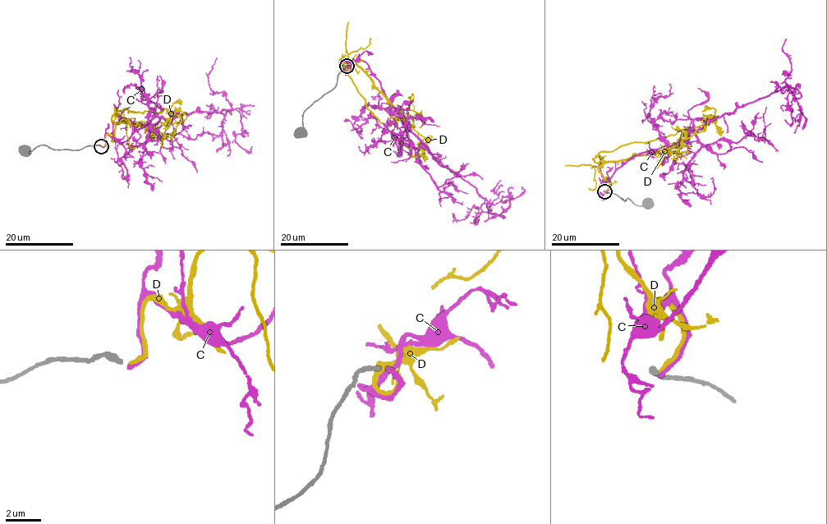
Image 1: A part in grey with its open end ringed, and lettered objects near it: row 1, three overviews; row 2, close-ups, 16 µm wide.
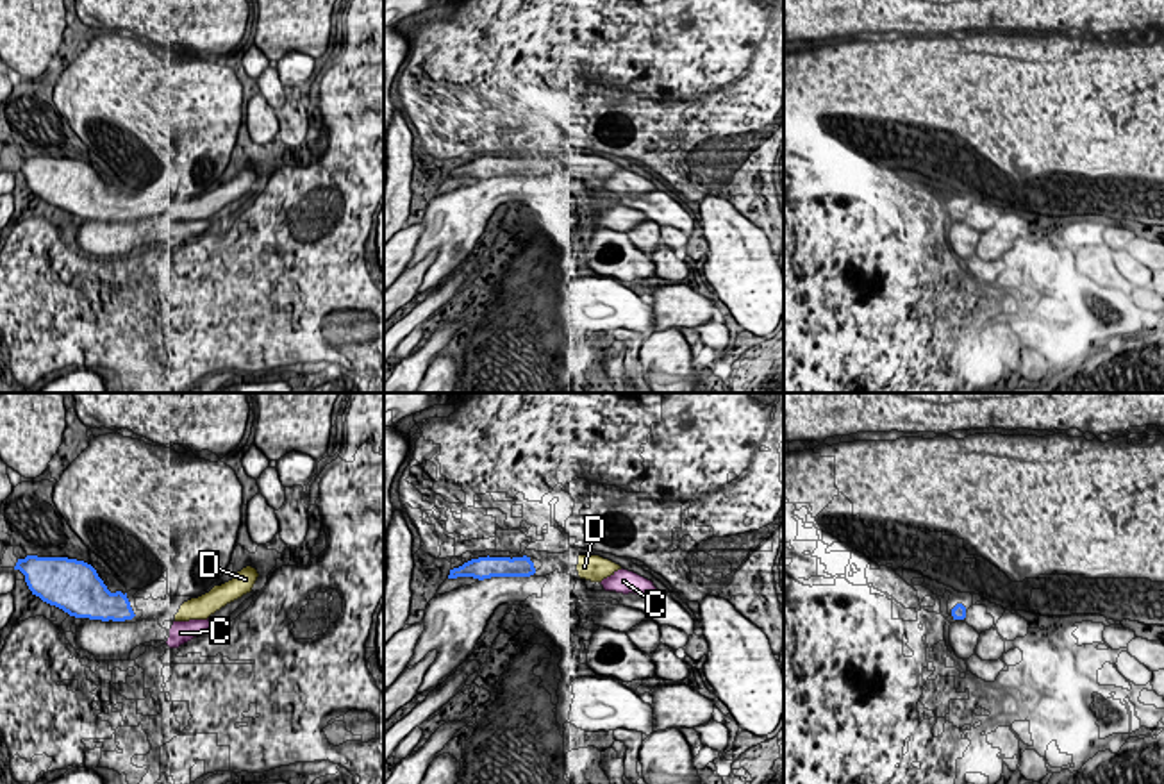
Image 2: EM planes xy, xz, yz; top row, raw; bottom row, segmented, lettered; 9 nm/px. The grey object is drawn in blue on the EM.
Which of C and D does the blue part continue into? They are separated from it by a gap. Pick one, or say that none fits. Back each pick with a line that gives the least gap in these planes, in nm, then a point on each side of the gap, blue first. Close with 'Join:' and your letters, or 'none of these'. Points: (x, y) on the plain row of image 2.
D: 360 nm | xy (134, 215), (175, 215)
Join: D

